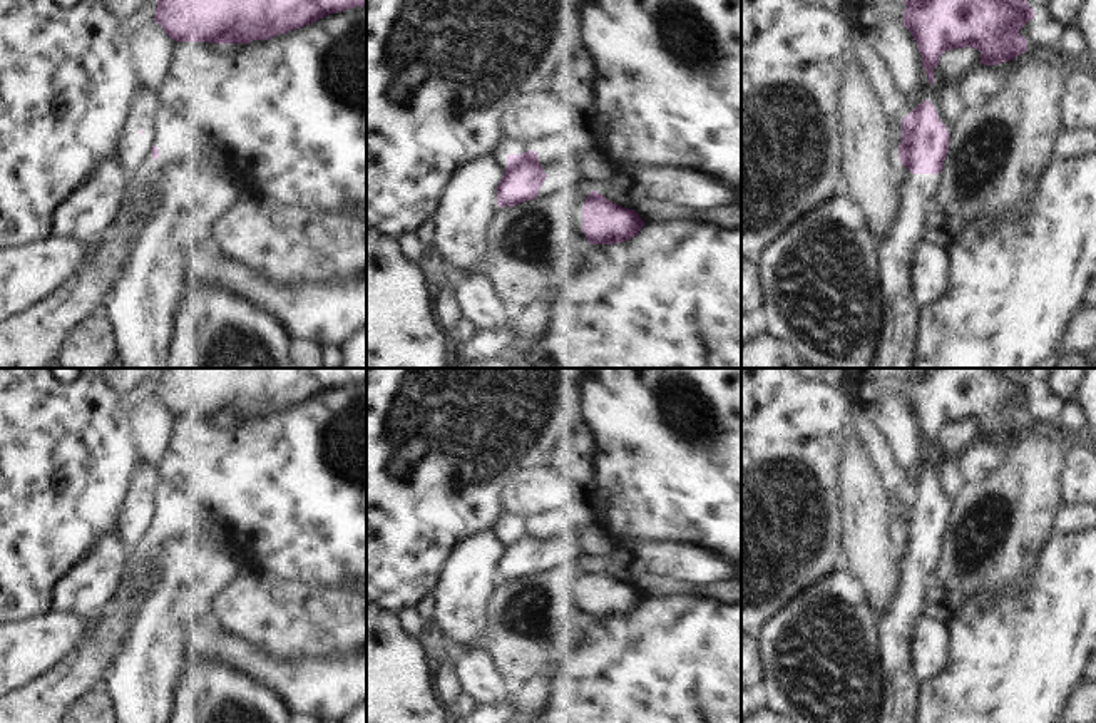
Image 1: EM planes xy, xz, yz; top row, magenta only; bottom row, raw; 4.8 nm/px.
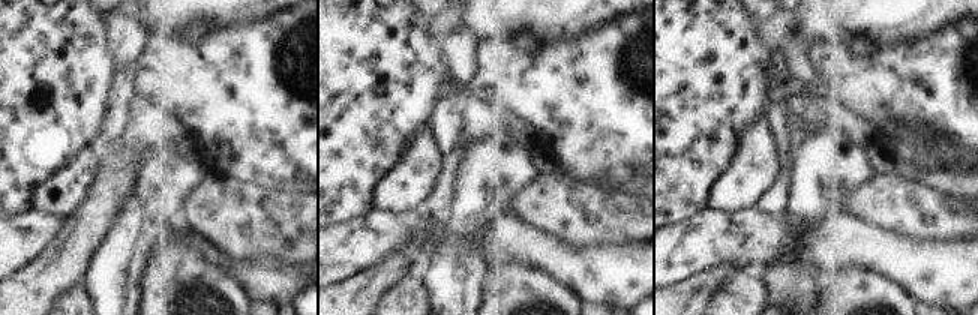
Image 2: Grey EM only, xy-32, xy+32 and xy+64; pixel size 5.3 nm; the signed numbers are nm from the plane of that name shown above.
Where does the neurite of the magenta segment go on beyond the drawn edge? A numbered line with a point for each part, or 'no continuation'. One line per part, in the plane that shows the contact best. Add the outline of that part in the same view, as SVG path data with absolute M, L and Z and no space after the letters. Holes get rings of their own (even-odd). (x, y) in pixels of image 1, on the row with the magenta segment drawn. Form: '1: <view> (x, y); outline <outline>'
1: yz (916, 220); outline M900 166L899 209L892 228L878 243L878 263L882 266L882 288L885 293L885 323L873 368L912 368L915 363L915 343L919 340L919 315L922 308L912 293L912 259L919 243L939 234L935 201L940 174L912 174Z

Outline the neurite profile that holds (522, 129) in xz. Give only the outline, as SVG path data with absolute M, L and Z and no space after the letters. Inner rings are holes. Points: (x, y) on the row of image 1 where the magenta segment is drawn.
M534 94L517 97L500 120L500 132L509 154L581 147L586 129L587 115L577 105L545 109L539 115L534 107Z

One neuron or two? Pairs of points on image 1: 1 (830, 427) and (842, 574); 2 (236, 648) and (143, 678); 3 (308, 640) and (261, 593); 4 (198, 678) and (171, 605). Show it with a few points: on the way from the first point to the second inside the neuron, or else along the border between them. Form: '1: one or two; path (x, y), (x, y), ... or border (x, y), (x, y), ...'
1: two; border (844, 559), (809, 584)
2: two; border (201, 625), (198, 631), (189, 626), (183, 660)
3: one; path (297, 628), (273, 605)
4: two; border (184, 661), (169, 698)

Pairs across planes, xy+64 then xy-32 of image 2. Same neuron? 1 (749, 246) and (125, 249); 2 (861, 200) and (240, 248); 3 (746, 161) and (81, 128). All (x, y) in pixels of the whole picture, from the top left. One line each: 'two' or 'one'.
1: two
2: one
3: two

